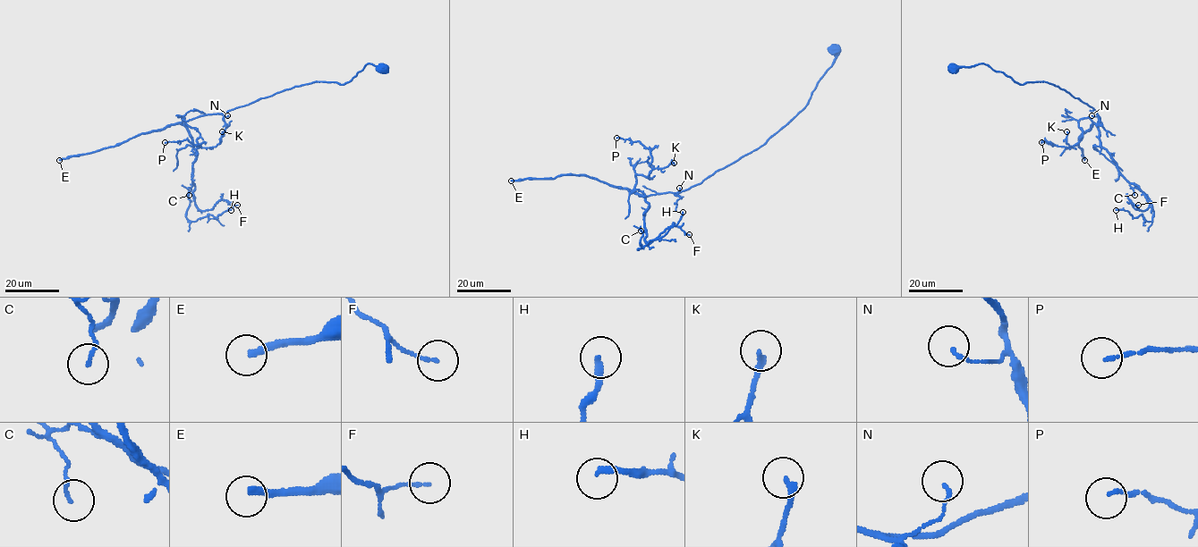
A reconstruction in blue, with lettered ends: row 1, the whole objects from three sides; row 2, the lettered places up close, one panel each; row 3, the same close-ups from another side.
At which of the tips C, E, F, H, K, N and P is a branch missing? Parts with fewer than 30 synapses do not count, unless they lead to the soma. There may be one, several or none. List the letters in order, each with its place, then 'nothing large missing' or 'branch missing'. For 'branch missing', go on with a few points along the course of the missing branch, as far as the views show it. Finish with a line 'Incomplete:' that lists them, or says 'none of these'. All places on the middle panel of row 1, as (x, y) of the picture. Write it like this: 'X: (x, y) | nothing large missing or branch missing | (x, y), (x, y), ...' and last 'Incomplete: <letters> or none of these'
C: (641, 231) | nothing large missing
E: (511, 180) | branch missing
F: (689, 234) | nothing large missing
H: (683, 212) | nothing large missing
K: (674, 163) | nothing large missing
N: (679, 188) | nothing large missing
P: (616, 138) | nothing large missing
Incomplete: E

